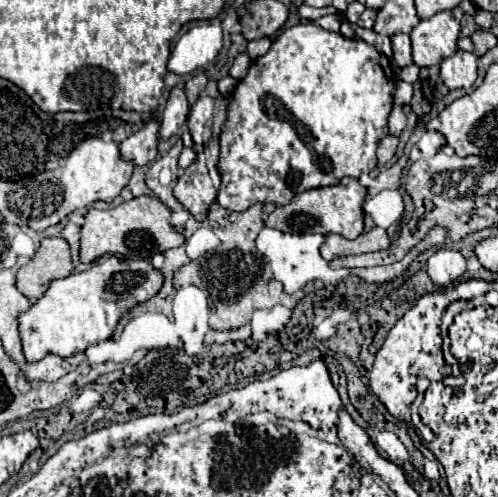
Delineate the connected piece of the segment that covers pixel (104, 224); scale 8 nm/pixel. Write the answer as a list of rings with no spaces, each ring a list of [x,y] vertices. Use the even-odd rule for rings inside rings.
[[[138,196],[116,208],[88,210],[80,230],[80,260],[90,264],[104,254],[120,254],[128,260],[150,260],[152,254],[178,248],[180,244],[184,244],[184,236],[170,224],[170,210],[154,196]]]

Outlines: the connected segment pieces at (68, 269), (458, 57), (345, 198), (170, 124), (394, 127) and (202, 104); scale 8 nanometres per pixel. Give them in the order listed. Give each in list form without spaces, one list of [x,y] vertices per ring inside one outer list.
[[[44,238],[34,258],[16,274],[16,286],[28,300],[38,300],[48,284],[56,278],[66,278],[74,272],[70,248],[64,238]]]
[[[456,50],[452,56],[440,62],[440,78],[450,90],[470,88],[476,80],[476,68],[478,68],[478,56],[474,52]]]
[[[342,178],[334,186],[314,188],[302,194],[296,194],[288,204],[276,206],[276,210],[266,218],[268,228],[276,228],[282,232],[314,232],[314,234],[340,234],[348,240],[354,240],[362,234],[364,228],[364,212],[362,202],[366,196],[366,188],[358,184],[356,178]]]
[[[172,88],[170,90],[170,98],[168,98],[168,104],[166,104],[166,110],[164,110],[164,116],[162,116],[162,124],[160,124],[160,136],[162,138],[170,138],[174,136],[180,126],[186,122],[186,116],[188,116],[188,98],[186,98],[186,92],[182,88]]]
[[[396,104],[396,106],[392,108],[392,112],[390,112],[388,128],[390,128],[390,132],[392,132],[394,136],[400,136],[400,132],[404,130],[404,126],[406,126],[406,116],[404,116],[402,108]]]
[[[202,96],[192,104],[190,116],[188,116],[188,128],[192,134],[194,144],[202,146],[210,140],[212,128],[210,122],[214,118],[214,100],[210,96]]]

